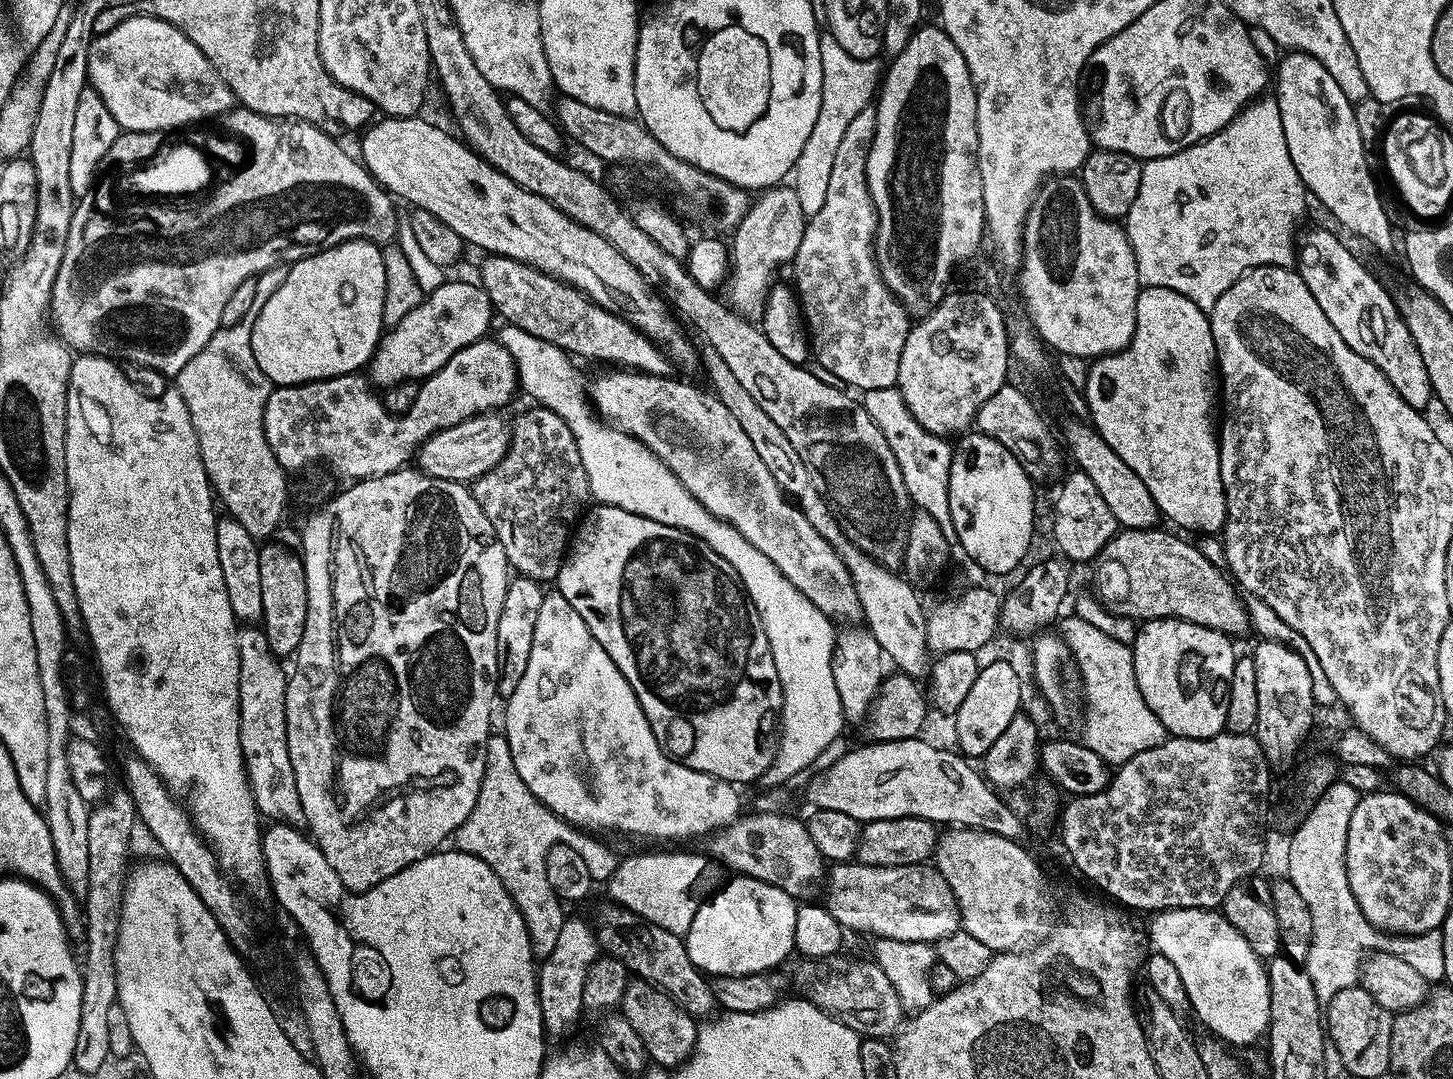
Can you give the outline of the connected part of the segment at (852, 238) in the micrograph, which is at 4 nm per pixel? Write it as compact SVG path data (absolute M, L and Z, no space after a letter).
M875 107L867 108L854 118L853 124L846 130L834 161L825 205L819 214L809 219L807 232L794 261L798 284L796 292L814 360L816 358L829 377L834 376L835 381L858 388L863 393L896 388L902 350L912 329L911 313L886 286L875 257L877 212L869 193L868 158L877 128L876 111Z

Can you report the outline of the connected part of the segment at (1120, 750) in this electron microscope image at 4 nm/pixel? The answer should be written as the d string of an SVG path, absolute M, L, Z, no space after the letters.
M1069 616L1058 632L1068 643L1076 667L1080 670L1082 700L1086 705L1082 716L1083 745L1098 754L1109 766L1121 766L1144 751L1162 746L1170 734L1162 726L1158 714L1146 706L1142 690L1138 690L1132 648L1110 638L1109 634L1083 621L1080 616Z

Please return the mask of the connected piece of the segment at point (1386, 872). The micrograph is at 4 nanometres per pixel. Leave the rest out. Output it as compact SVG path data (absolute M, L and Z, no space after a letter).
M1381 790L1358 802L1346 846L1350 890L1354 890L1368 921L1385 934L1416 936L1416 916L1422 914L1422 902L1428 912L1430 868L1424 866L1426 848L1422 844L1422 808L1412 800L1395 790Z

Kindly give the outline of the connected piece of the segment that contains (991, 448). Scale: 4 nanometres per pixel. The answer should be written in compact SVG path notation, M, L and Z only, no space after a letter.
M968 434L963 437L955 445L953 454L953 465L950 468L950 514L953 516L954 529L957 531L957 538L959 540L959 547L964 547L964 552L969 561L977 563L978 566L982 566L988 572L993 572L996 575L1006 575L1011 577L1013 571L1024 559L1028 556L1028 551L1032 548L1032 539L1036 536L1036 488L1032 485L1029 469L1018 462L1018 458L1014 458L1014 454L1010 454L1010 450L1006 450L1006 446L1002 446L994 438L985 436L983 434Z

